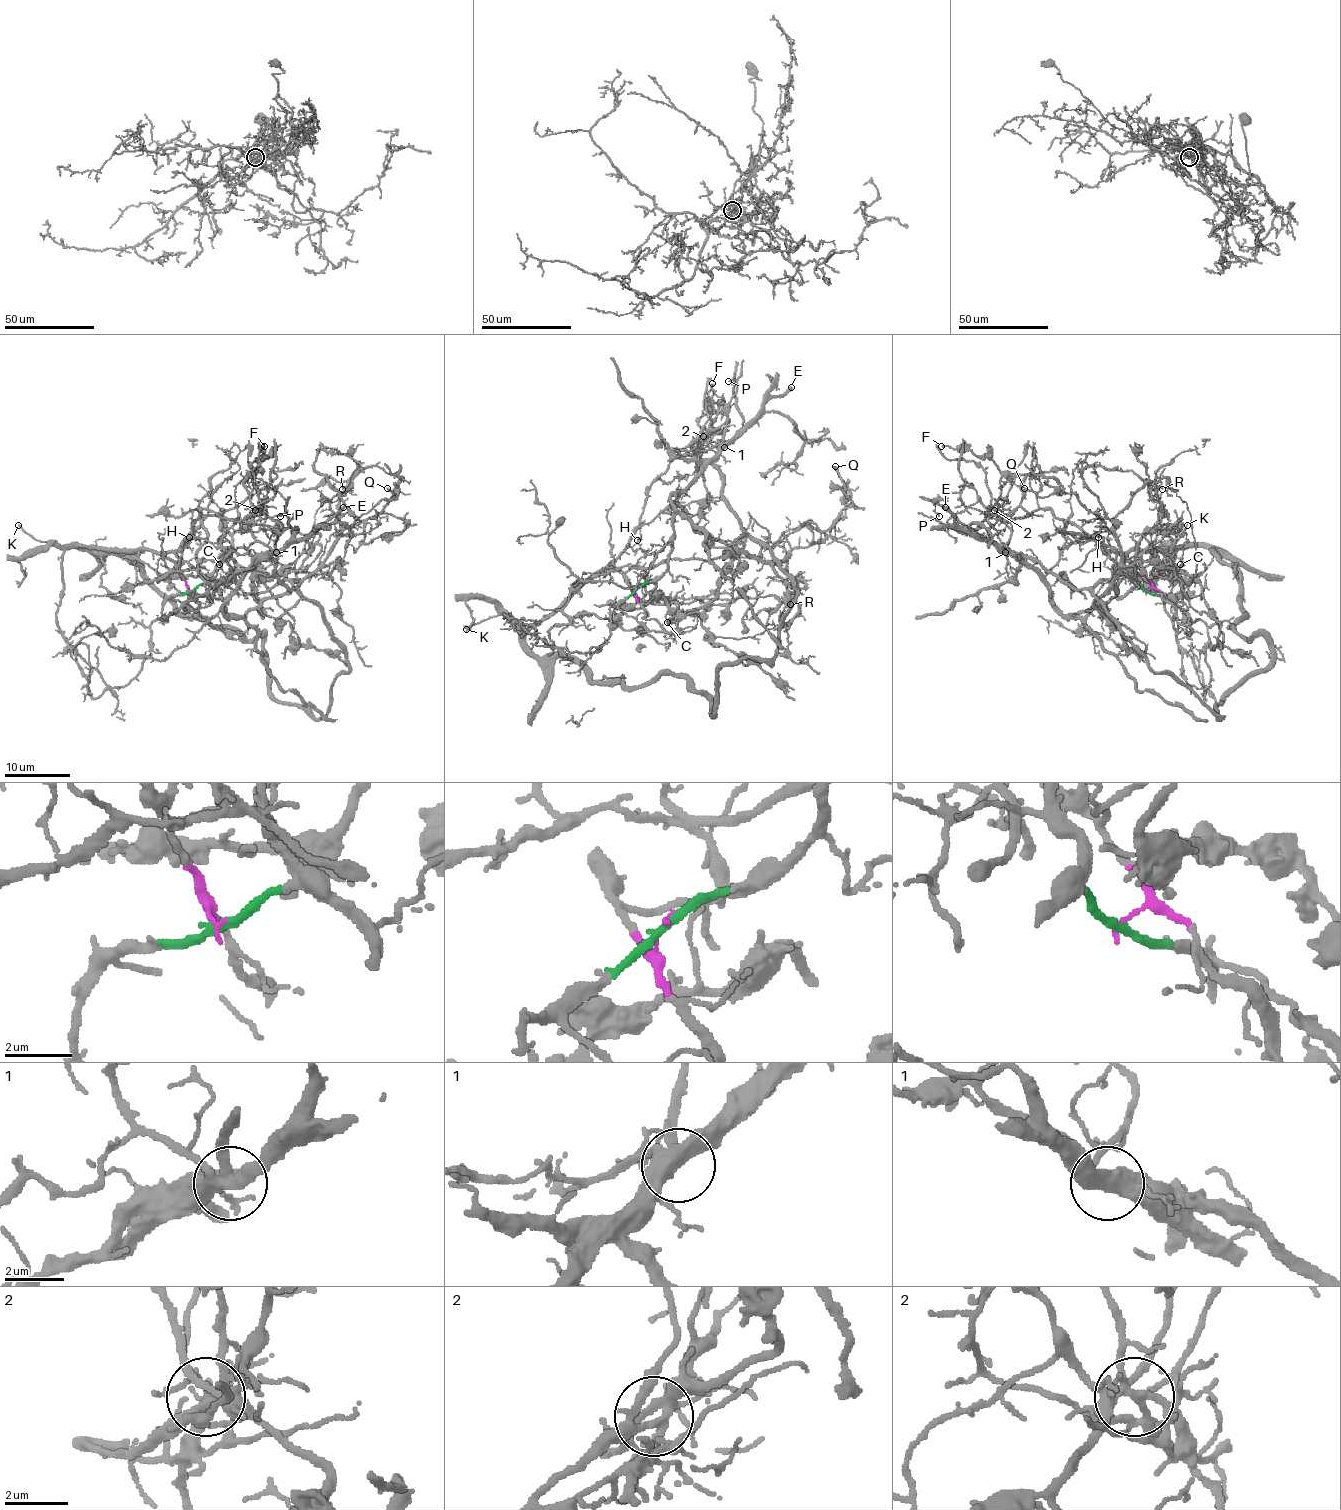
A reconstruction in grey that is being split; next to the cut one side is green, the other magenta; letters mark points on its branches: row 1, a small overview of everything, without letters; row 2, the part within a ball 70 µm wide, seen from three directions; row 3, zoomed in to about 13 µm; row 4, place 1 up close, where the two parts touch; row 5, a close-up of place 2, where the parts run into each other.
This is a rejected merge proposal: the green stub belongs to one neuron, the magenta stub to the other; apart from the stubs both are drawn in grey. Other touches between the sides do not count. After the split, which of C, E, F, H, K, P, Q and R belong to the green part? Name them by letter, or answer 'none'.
E, P, Q, R

